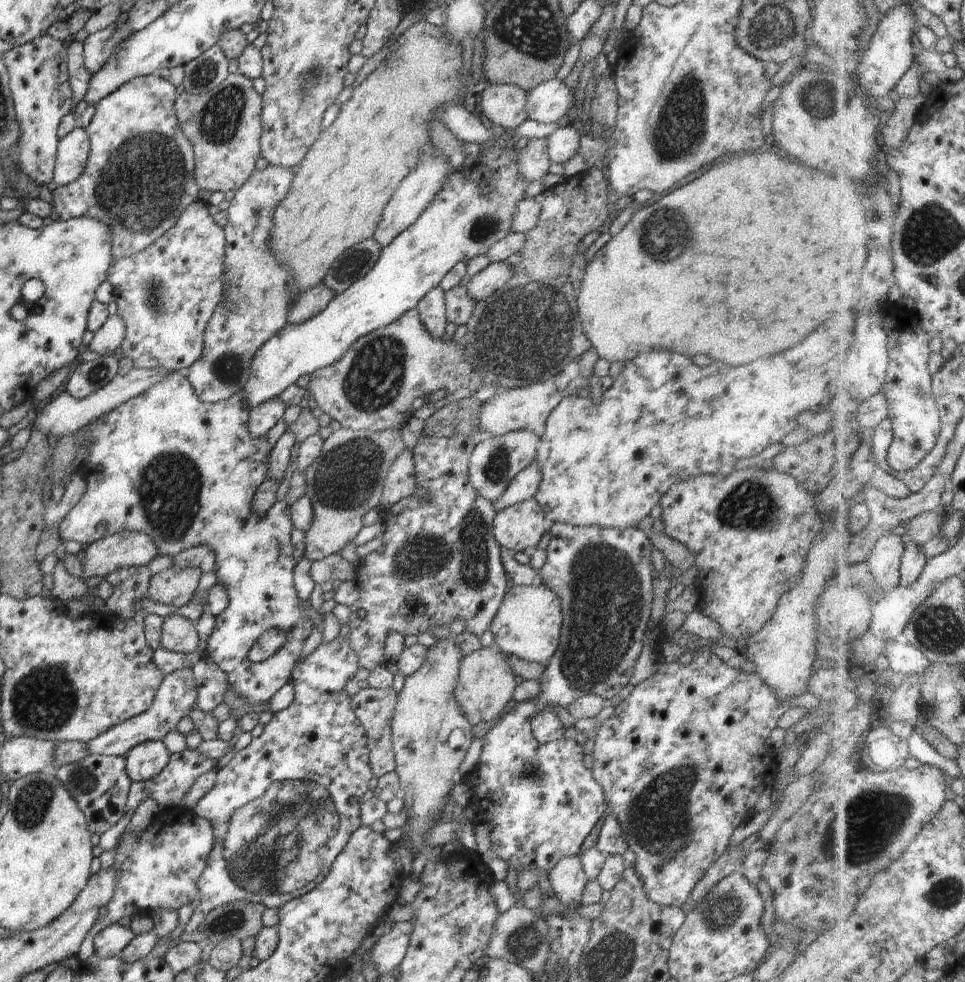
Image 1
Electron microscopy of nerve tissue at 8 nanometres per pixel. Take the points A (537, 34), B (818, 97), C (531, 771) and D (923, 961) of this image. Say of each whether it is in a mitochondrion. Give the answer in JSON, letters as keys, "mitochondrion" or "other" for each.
{"A":"mitochondrion","B":"mitochondrion","C":"mitochondrion","D":"other"}

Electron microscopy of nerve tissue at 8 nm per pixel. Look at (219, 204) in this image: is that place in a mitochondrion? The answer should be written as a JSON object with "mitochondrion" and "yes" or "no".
{"mitochondrion":"no"}

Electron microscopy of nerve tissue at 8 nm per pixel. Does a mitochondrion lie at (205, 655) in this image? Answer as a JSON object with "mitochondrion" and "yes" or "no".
{"mitochondrion":"no"}

